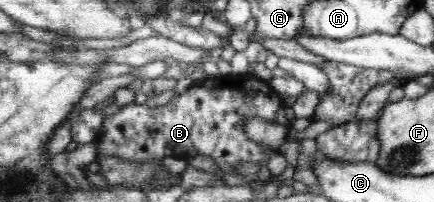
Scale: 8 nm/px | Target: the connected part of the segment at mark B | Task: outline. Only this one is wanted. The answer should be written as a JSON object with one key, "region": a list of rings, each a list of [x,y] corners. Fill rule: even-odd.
{"region":[[[247,73],[217,75],[216,77],[204,77],[198,83],[194,83],[187,90],[182,90],[178,95],[171,98],[169,104],[165,106],[157,106],[157,108],[149,108],[149,106],[137,106],[135,102],[125,105],[119,112],[112,113],[107,116],[107,122],[103,130],[105,136],[101,140],[101,148],[99,148],[99,156],[109,156],[109,158],[118,158],[122,162],[130,162],[135,166],[143,166],[136,164],[141,160],[163,160],[165,156],[211,156],[221,170],[229,172],[233,168],[233,164],[243,164],[243,162],[253,162],[253,164],[265,164],[269,162],[265,156],[265,150],[269,150],[267,146],[263,146],[263,141],[251,140],[245,133],[245,126],[251,120],[262,120],[267,124],[272,124],[275,120],[277,110],[283,106],[283,102],[279,100],[277,92],[273,92],[271,88],[265,86],[255,86],[255,75]]]}

